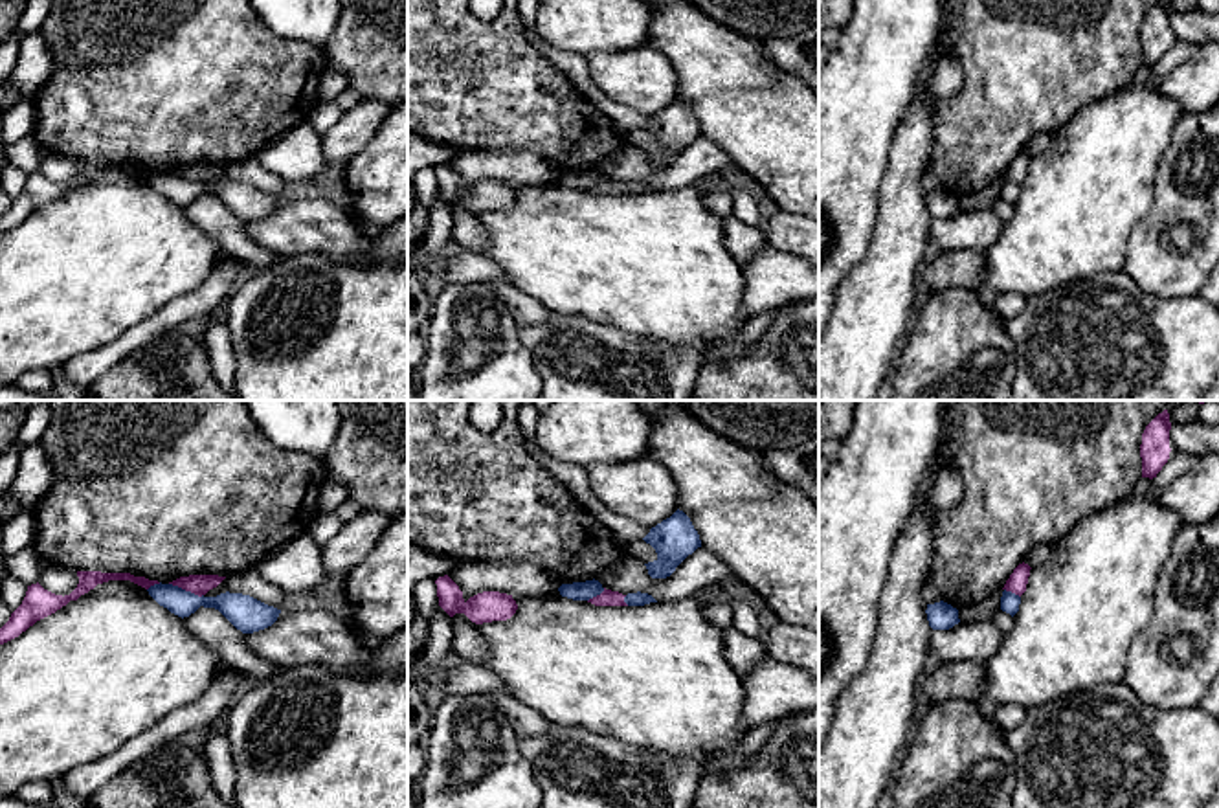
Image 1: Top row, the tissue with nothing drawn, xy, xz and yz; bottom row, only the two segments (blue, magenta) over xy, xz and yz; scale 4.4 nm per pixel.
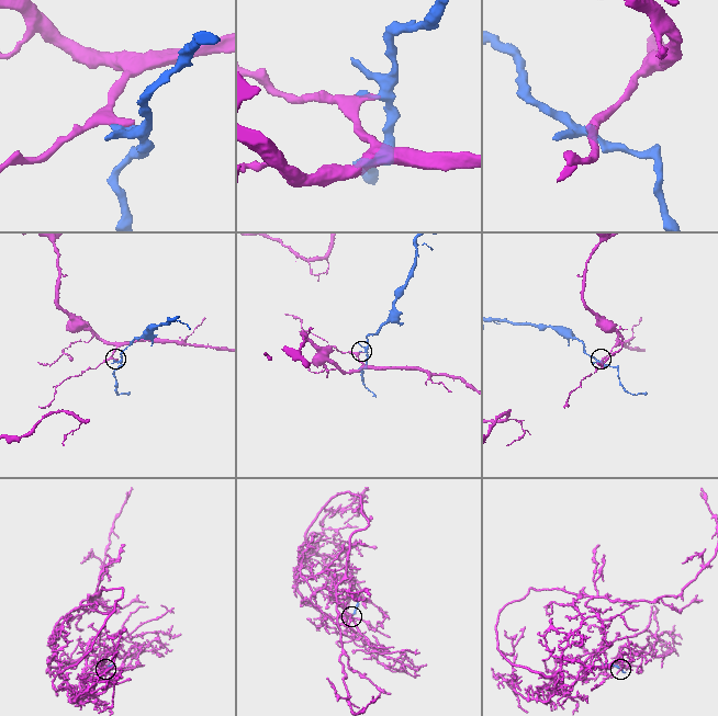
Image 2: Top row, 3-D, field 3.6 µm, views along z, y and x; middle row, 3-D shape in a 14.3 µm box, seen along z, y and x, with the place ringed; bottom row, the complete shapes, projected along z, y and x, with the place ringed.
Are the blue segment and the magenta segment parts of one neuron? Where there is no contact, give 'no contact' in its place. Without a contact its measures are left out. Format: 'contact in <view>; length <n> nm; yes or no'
contact in xy; length 160 nm; no

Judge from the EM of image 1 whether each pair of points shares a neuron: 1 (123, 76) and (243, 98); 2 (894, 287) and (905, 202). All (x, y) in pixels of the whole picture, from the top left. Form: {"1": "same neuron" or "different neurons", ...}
{"1": "same neuron", "2": "same neuron"}

